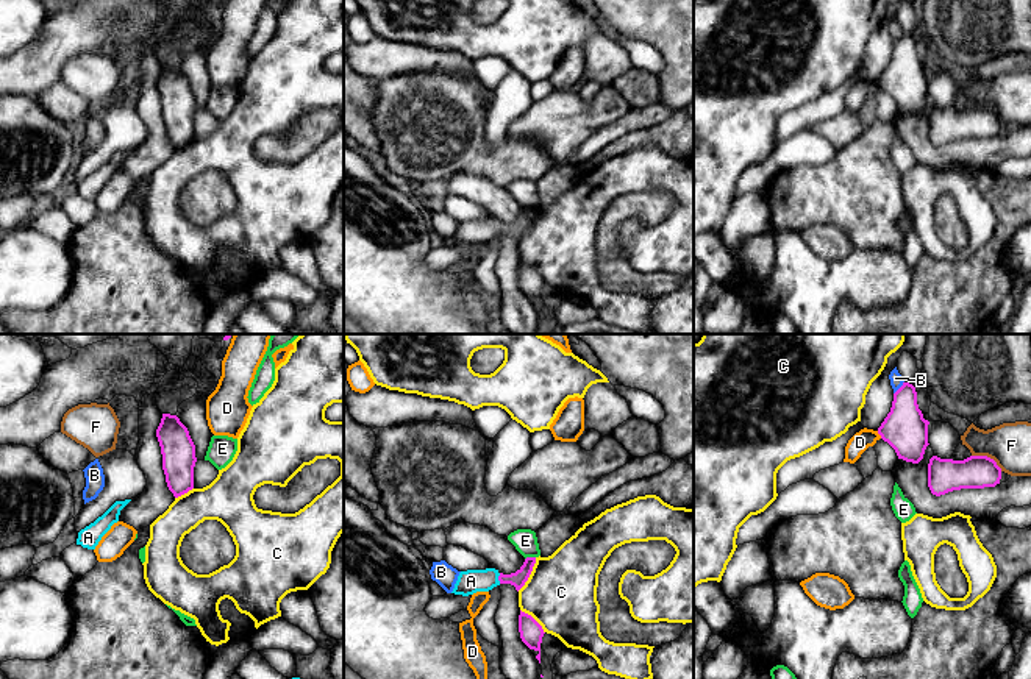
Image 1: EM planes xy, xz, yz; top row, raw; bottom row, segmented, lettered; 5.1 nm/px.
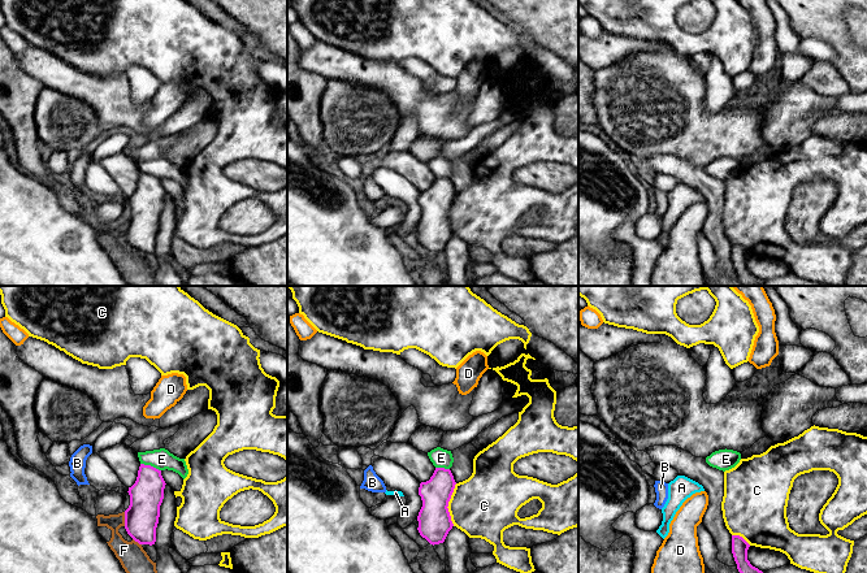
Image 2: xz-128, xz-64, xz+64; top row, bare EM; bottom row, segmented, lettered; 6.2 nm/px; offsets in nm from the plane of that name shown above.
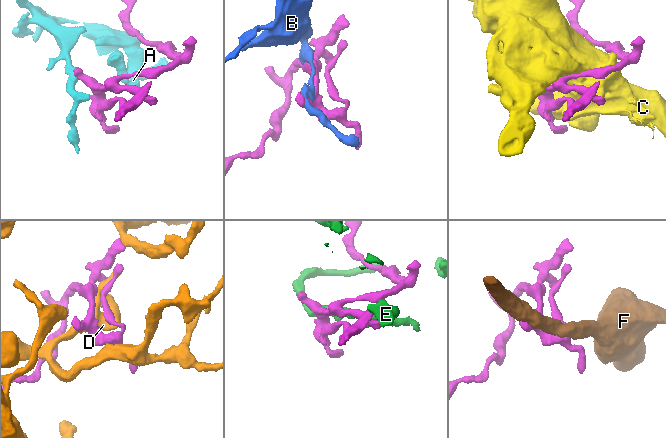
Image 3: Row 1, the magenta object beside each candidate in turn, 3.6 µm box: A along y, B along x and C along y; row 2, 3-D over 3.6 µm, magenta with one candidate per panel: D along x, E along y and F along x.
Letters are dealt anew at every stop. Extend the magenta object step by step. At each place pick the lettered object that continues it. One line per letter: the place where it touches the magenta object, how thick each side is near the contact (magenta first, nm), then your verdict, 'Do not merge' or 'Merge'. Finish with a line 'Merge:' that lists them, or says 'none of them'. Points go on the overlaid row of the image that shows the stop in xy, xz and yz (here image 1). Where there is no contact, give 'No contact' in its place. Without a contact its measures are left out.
A: Touches magenta at xz (499, 578). Thickness 80 nm (magenta) against 120 nm. Merge
B: Touches magenta at yz (900, 387). Thickness 220 nm (magenta) against 70 nm. Do not merge
C: Touches magenta at xz (530, 573). Thickness 80 nm (magenta) against 360 nm. Do not merge
D: Touches magenta at yz (878, 433). Thickness 220 nm (magenta) against 100 nm. Do not merge
E: Touches magenta at xz (530, 558). Thickness 80 nm (magenta) against 120 nm. Do not merge
F: Touches magenta at yz (986, 456). Thickness 180 nm (magenta) against 220 nm. Do not merge
Merge: A

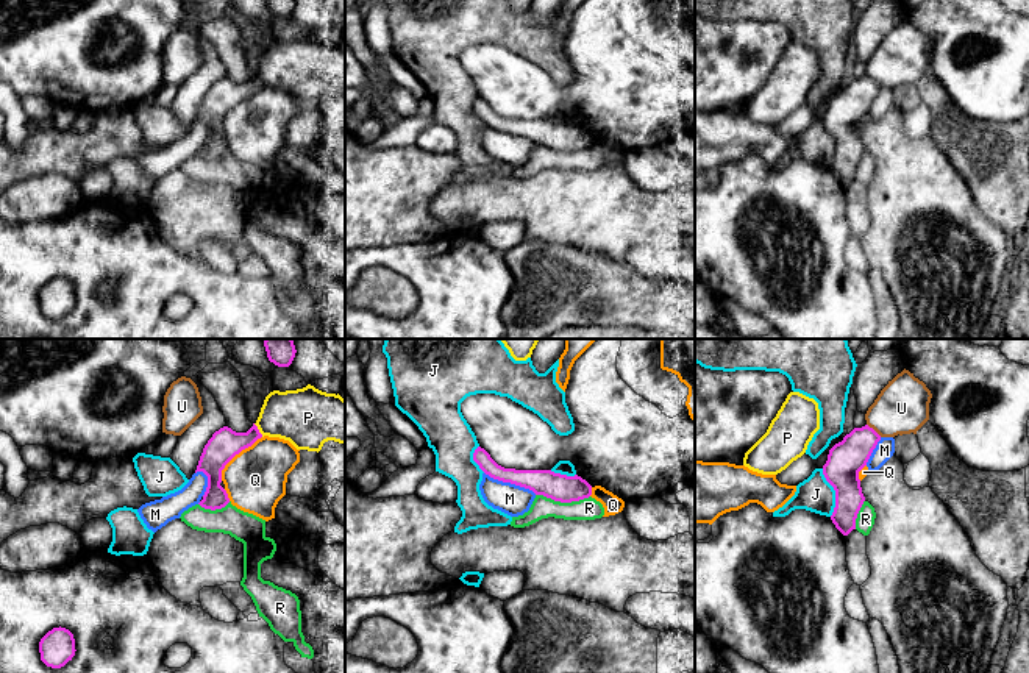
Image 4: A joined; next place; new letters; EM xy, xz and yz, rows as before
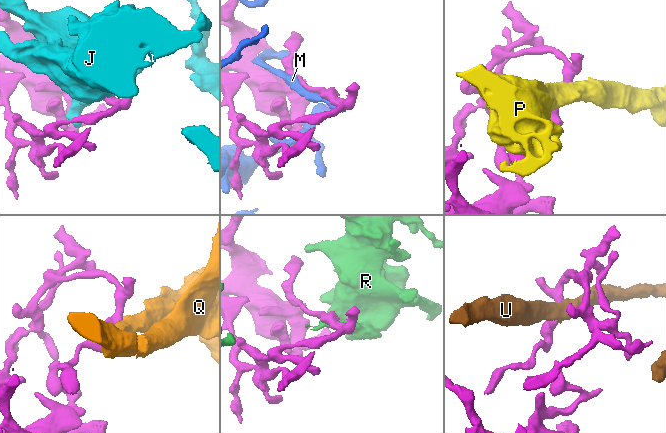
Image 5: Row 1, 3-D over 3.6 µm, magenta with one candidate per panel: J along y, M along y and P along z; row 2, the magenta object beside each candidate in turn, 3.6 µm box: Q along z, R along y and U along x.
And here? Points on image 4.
J: Touches magenta at yz (836, 492). Thickness 190 nm (magenta) against 180 nm. Do not merge
M: Touches magenta at xz (511, 483). Thickness 140 nm (magenta) against 160 nm. Do not merge
P: Touches magenta at xy (258, 430). Thickness 160 nm (magenta) against 300 nm. Do not merge
Q: Touches magenta at xy (236, 453). Thickness 160 nm (magenta) against 320 nm. Do not merge
R: Touches magenta at xz (562, 502). Thickness 140 nm (magenta) against 110 nm. Do not merge
U: Touches magenta at yz (873, 430). Thickness 190 nm (magenta) against 280 nm. Do not merge
Merge: none of them

